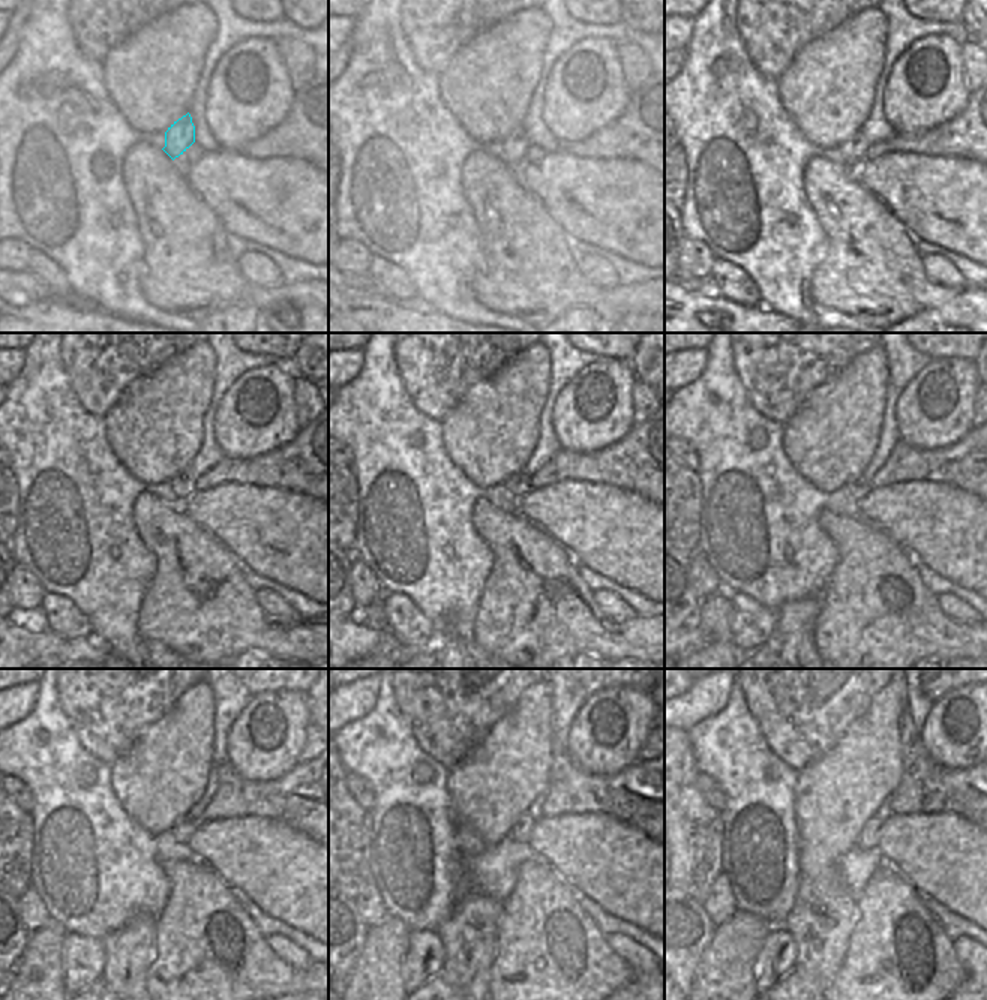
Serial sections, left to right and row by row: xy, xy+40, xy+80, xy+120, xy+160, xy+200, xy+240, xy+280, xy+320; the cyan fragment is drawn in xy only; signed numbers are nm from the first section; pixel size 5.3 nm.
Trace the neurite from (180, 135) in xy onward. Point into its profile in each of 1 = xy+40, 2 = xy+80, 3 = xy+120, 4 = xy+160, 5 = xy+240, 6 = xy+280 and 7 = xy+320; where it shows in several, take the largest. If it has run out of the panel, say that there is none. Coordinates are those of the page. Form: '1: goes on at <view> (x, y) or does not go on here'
1: goes on at xy+40 (515, 147)
2: goes on at xy+80 (854, 149)
3: goes on at xy+120 (183, 485)
4: goes on at xy+160 (519, 485)
5: goes on at xy+240 (183, 829)
6: goes on at xy+280 (521, 831)
7: goes on at xy+320 (869, 838)

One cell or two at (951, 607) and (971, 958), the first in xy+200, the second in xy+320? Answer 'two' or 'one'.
one

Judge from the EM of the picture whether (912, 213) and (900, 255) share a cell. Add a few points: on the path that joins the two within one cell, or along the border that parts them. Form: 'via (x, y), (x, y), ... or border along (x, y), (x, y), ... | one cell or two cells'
border along (882, 204), (908, 230) | two cells

